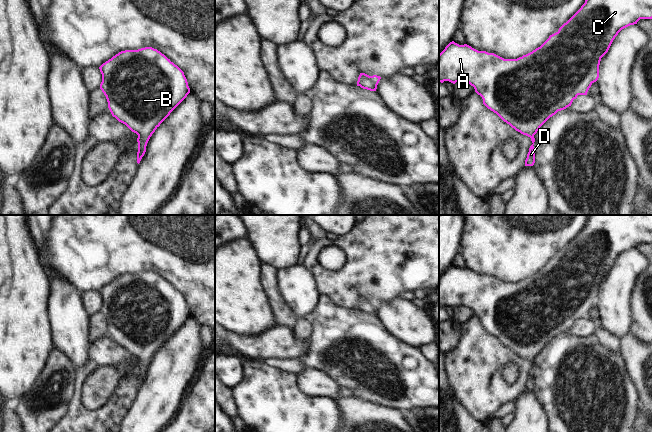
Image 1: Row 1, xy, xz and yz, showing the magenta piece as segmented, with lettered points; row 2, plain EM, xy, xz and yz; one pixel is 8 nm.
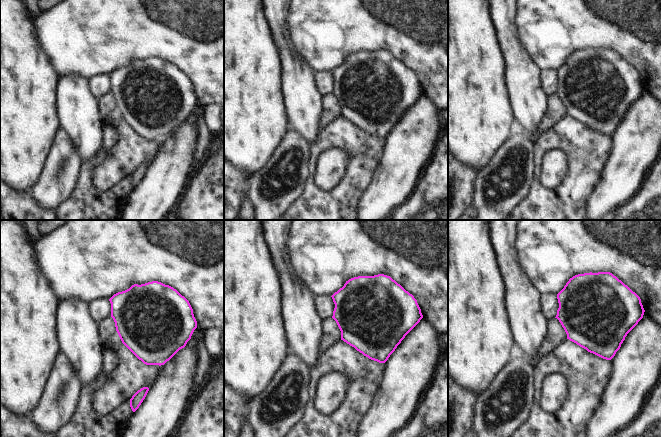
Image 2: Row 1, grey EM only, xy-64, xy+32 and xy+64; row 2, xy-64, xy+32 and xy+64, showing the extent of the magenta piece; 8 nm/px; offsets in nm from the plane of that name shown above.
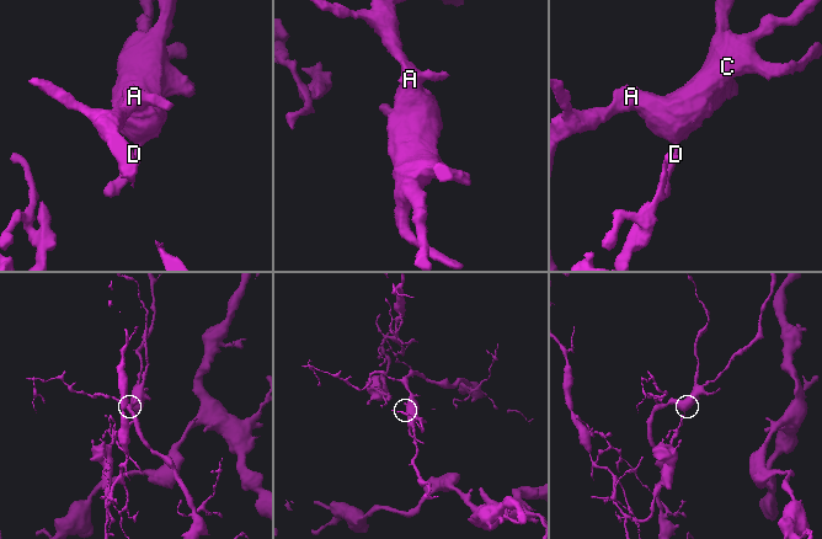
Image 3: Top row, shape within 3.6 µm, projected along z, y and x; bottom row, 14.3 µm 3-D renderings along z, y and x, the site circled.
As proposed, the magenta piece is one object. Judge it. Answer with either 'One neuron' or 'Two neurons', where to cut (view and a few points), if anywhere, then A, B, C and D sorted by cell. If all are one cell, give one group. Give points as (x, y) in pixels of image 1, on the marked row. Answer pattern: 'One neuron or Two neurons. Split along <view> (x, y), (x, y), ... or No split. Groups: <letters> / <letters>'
One neuron. No split. Groups: A B C D.

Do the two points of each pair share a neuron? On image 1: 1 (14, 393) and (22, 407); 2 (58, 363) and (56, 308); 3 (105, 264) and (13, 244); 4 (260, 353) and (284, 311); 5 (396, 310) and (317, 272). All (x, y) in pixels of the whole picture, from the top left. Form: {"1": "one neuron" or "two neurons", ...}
{"1": "two neurons", "2": "two neurons", "3": "two neurons", "4": "two neurons", "5": "two neurons"}

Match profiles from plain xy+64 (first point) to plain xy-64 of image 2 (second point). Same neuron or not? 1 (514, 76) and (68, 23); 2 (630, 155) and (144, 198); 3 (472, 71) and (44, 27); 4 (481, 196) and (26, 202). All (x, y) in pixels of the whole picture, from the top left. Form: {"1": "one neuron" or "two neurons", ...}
{"1": "two neurons", "2": "one neuron", "3": "two neurons", "4": "two neurons"}

